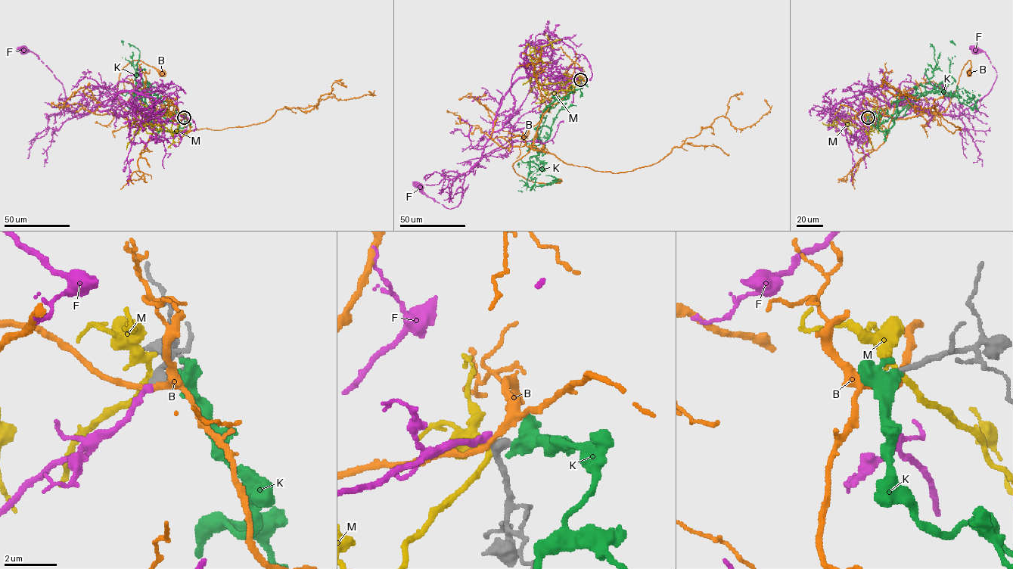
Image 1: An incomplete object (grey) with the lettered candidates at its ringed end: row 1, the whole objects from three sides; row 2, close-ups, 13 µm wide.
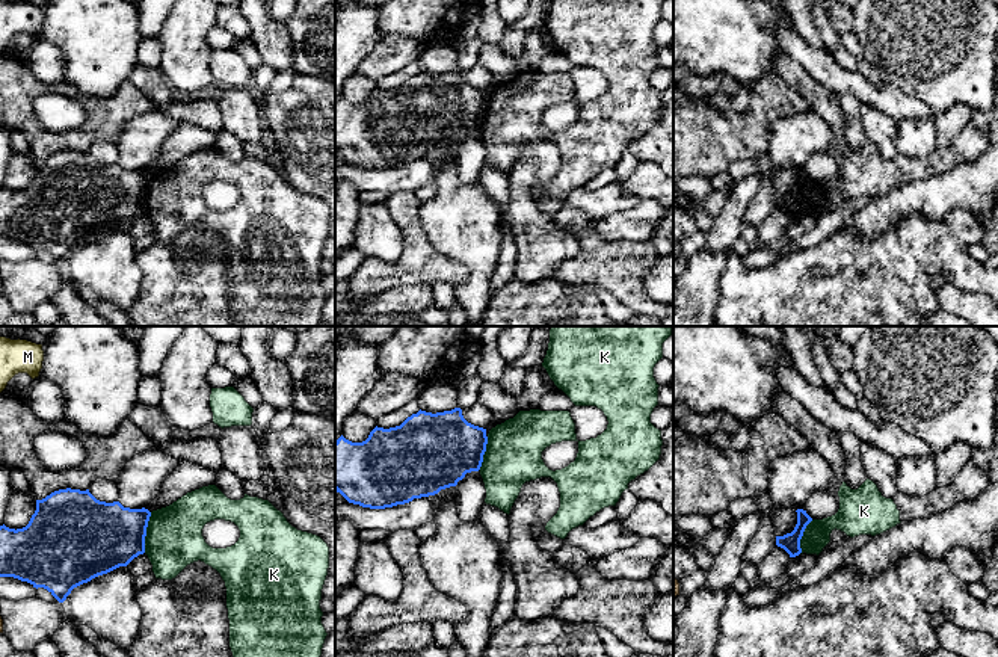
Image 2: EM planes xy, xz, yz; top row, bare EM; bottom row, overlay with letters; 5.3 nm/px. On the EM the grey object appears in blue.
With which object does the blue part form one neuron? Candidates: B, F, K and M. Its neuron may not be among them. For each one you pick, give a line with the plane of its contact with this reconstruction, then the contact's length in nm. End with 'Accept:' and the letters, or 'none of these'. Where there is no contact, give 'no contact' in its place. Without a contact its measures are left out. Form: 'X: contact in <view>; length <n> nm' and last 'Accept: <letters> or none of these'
F: no contact
Accept: F

